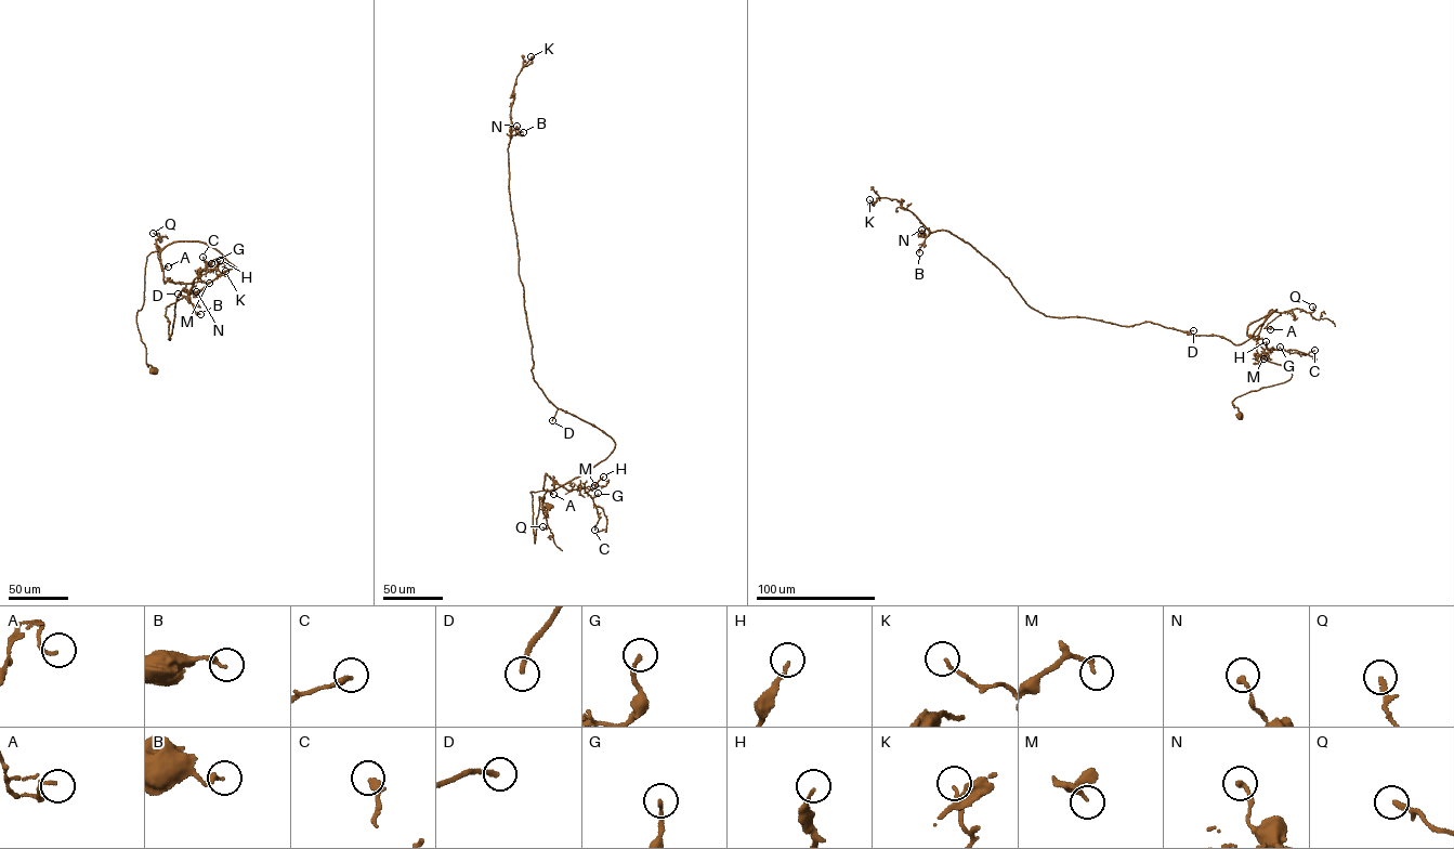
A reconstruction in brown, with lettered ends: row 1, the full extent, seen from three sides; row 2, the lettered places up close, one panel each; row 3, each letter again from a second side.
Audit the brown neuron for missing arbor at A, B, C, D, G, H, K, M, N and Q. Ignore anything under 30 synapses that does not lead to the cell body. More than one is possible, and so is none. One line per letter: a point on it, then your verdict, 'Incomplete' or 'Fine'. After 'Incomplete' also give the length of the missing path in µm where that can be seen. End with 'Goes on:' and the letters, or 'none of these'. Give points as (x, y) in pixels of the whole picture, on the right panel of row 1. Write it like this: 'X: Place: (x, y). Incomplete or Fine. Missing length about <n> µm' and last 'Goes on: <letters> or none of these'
A: Place: (1270, 329). Fine
B: Place: (919, 252). Fine
C: Place: (1314, 350). Fine
D: Place: (1193, 330). Incomplete. Missing length about 160 µm
G: Place: (1280, 347). Fine
H: Place: (1266, 341). Fine
K: Place: (869, 199). Fine
M: Place: (1263, 358). Fine
N: Place: (921, 230). Fine
Q: Place: (1312, 307). Fine
Goes on: D

